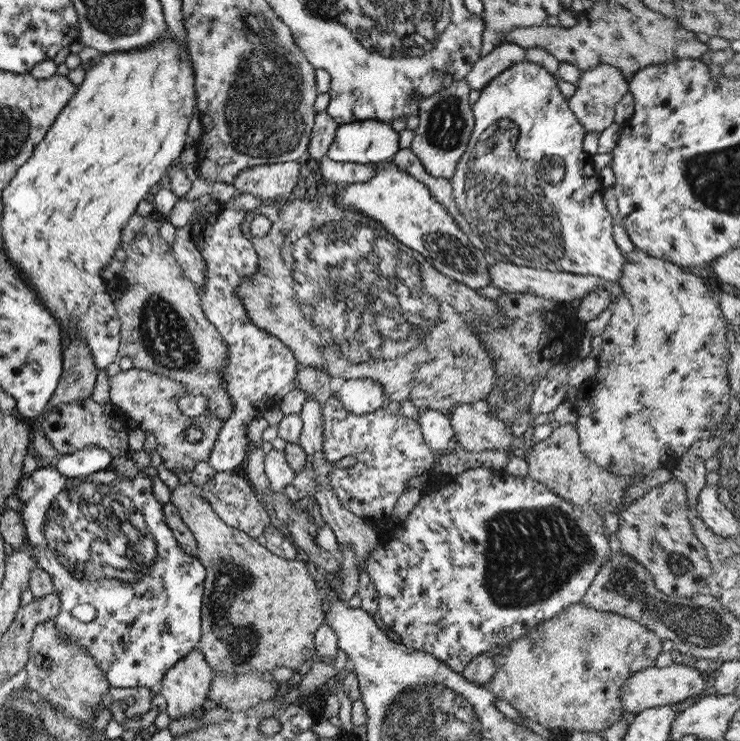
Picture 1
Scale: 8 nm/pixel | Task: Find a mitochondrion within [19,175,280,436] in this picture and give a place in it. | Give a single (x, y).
(166, 337)

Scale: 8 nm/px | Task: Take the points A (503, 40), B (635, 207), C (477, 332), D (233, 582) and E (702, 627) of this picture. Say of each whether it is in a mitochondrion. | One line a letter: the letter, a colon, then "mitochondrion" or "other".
A: other
B: other
C: other
D: mitochondrion
E: mitochondrion

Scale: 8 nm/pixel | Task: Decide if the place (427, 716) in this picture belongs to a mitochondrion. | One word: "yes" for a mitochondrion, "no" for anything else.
yes

